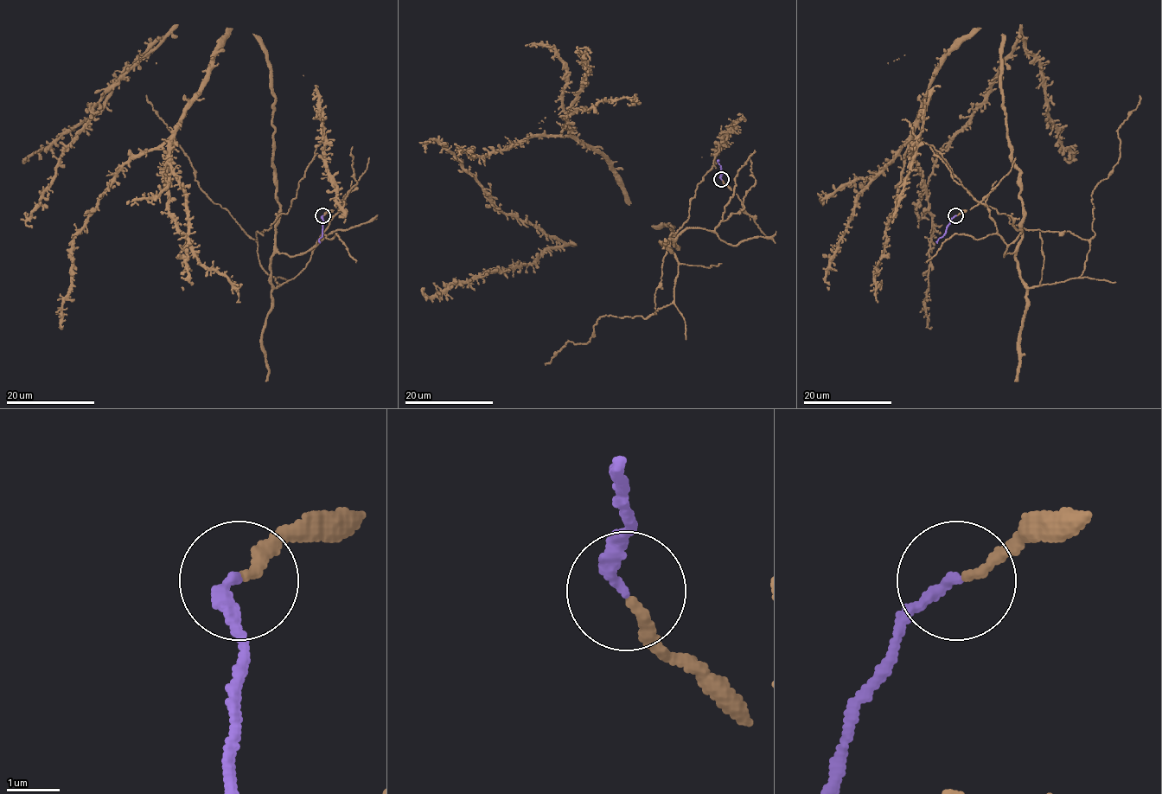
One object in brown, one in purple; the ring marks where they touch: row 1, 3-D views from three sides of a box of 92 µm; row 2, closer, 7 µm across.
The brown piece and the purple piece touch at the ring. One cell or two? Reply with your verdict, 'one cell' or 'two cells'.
one cell

